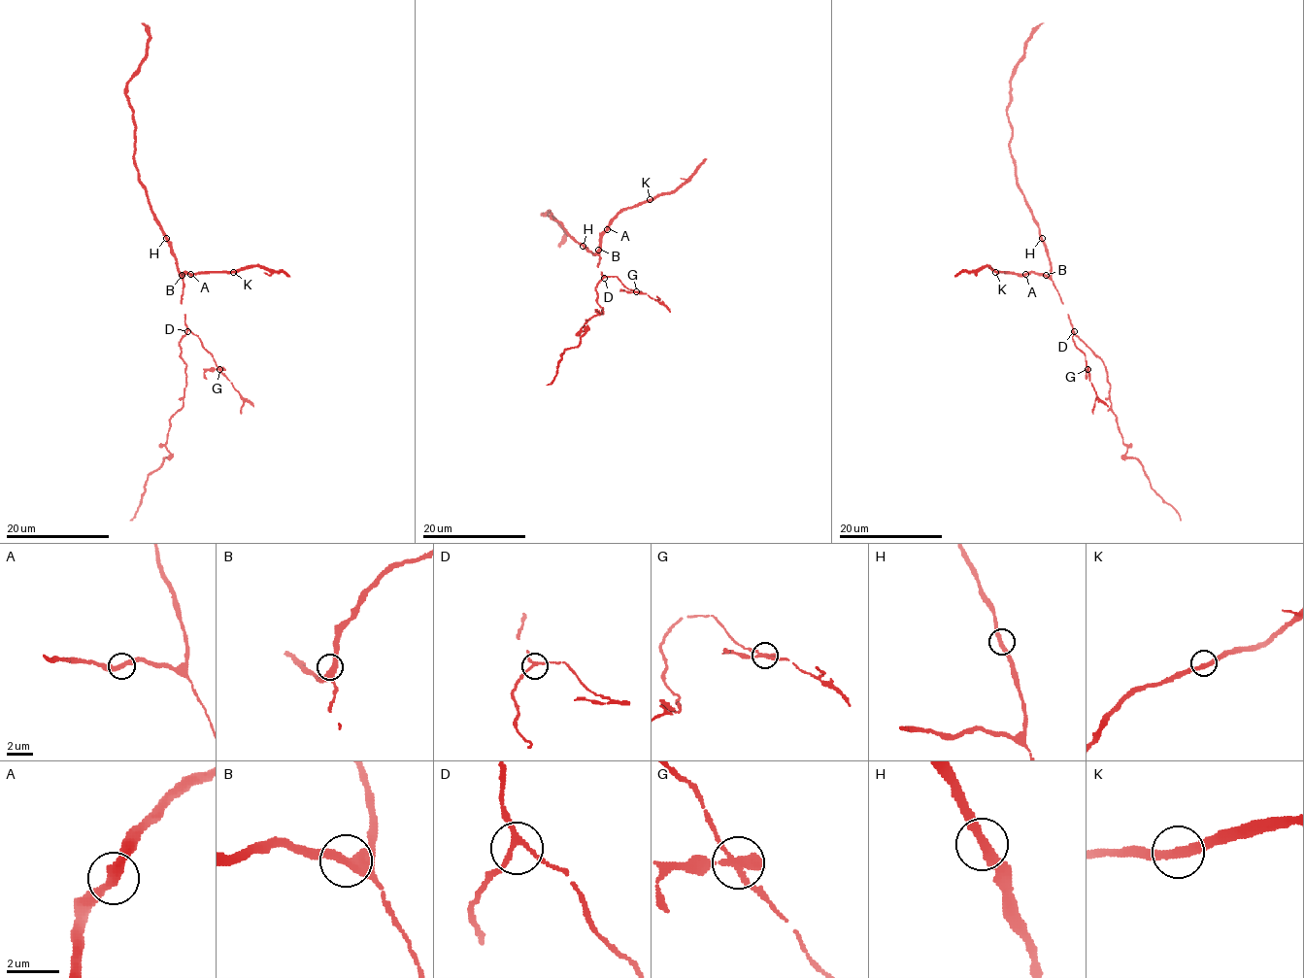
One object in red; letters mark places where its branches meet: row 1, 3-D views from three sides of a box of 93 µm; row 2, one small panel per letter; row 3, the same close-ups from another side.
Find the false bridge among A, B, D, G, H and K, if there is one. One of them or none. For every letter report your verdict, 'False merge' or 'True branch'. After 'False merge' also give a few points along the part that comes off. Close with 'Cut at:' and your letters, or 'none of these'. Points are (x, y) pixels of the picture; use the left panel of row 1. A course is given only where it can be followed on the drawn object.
A: True branch
B: True branch
D: True branch
G: False merge. Course of the part to remove: (220, 368), (207, 370), (206, 379)
H: True branch
K: True branch
Cut at: G

